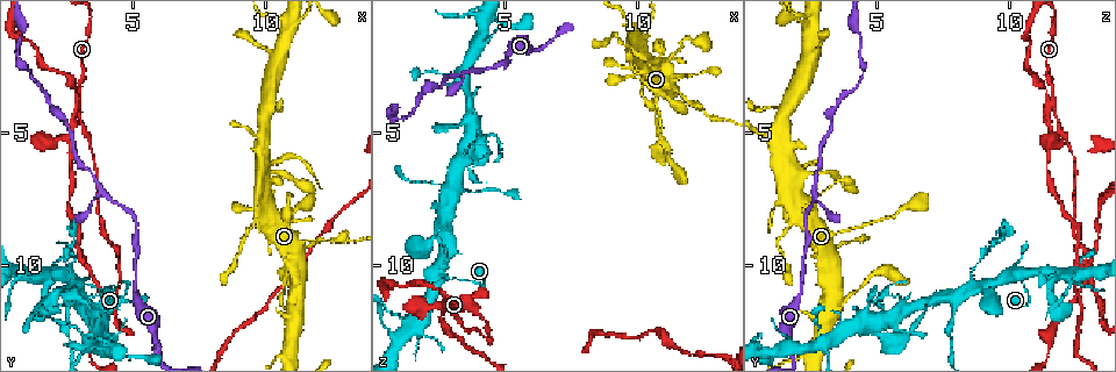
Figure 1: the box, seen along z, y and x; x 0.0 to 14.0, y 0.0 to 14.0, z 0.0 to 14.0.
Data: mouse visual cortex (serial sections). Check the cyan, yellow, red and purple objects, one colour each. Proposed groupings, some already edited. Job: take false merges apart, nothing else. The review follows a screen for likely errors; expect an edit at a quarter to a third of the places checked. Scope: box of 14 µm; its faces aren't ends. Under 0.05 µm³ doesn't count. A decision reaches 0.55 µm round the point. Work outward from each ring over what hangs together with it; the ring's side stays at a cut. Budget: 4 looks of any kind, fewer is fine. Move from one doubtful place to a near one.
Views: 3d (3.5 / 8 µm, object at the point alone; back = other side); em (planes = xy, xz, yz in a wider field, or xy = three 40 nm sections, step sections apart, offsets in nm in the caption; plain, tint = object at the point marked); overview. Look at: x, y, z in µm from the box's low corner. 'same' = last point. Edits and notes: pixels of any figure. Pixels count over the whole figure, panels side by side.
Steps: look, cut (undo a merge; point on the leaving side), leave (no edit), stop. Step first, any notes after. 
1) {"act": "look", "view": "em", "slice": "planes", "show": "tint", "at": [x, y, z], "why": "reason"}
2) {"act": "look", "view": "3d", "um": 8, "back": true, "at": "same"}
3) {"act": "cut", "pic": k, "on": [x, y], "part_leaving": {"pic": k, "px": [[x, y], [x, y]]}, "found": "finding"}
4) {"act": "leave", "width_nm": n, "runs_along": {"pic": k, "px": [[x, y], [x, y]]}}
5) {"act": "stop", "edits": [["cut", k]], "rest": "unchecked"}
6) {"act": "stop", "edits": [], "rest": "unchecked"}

{"act": "look", "view": "3d", "um": 8, "at": [10.0, 6.7, 1.9]}

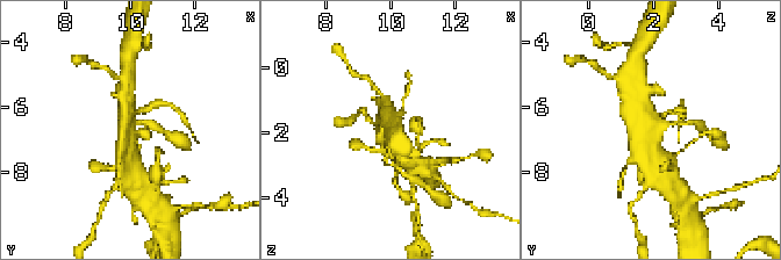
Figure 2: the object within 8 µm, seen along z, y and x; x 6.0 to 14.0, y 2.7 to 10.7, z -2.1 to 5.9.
{"act": "look", "view": "em", "slice": "planes", "show": "tint", "at": [9.9, 6.7, 2.0]}

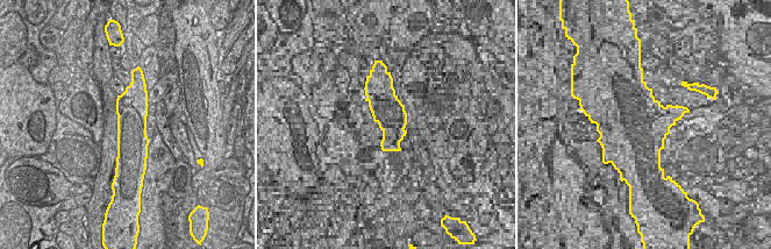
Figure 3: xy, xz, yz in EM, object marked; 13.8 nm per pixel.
{"act": "leave", "runs_along": {"pic": 2, "px": [[658, 164], [652, 131], [636, 101]]}, "found": "one cell here"}

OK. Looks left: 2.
{"act": "look", "view": "3d", "um": 3.5, "back": true, "at": [11.5, 9.4, 3.4], "why": "sharp bend"}

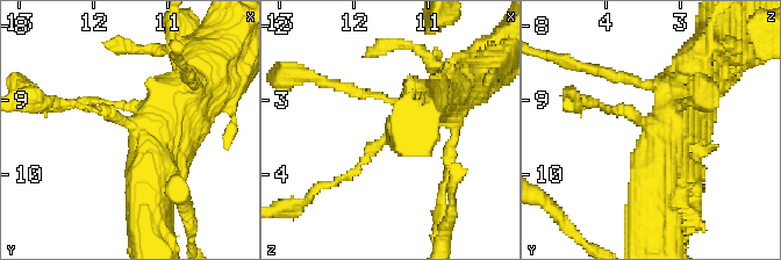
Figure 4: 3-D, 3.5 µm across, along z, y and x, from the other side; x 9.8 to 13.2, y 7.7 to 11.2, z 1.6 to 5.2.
{"act": "cut", "pic": 4, "on": [353, 172], "part_leaving": {"pic": 4, "px": [[380, 143], [351, 173], [291, 206]]}, "found": "a second cell is stuck on"}

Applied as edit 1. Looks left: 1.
{"act": "stop", "edits": [["cut", 4]], "rest": "unchecked"}

